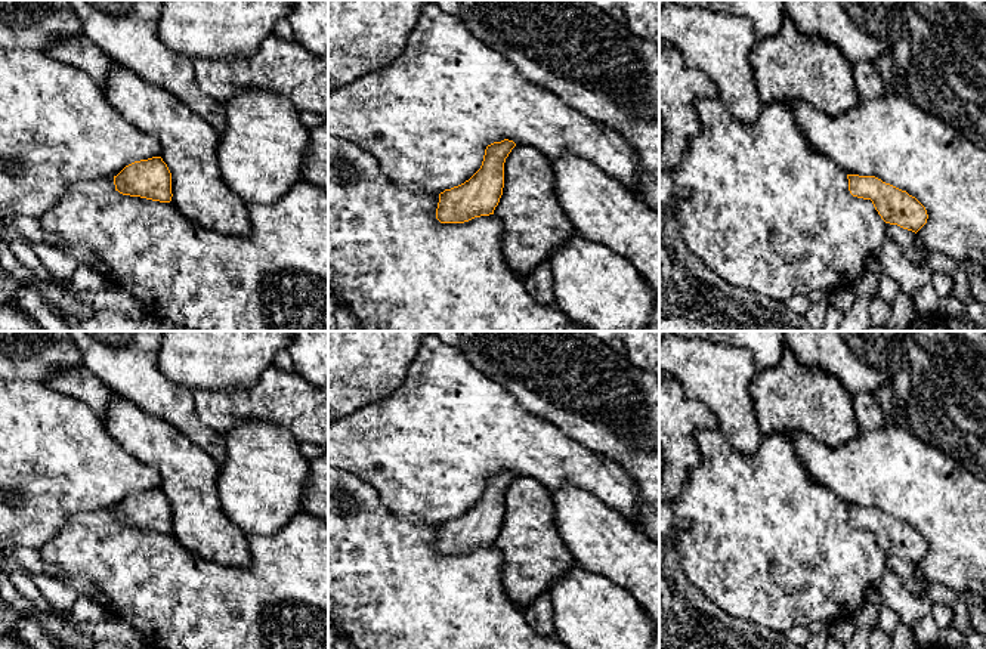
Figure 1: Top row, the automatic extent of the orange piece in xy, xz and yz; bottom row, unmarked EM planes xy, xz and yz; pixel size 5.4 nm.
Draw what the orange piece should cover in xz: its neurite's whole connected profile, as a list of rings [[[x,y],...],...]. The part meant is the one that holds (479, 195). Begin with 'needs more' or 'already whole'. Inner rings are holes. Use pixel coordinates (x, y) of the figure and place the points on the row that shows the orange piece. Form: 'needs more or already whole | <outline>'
already whole | [[[504,139],[486,146],[480,169],[464,183],[439,194],[436,219],[441,223],[464,223],[494,214],[504,188],[504,163],[513,140]]]

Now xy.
already whole | [[[161,157],[135,161],[114,176],[115,191],[160,203],[171,201],[171,173]]]

